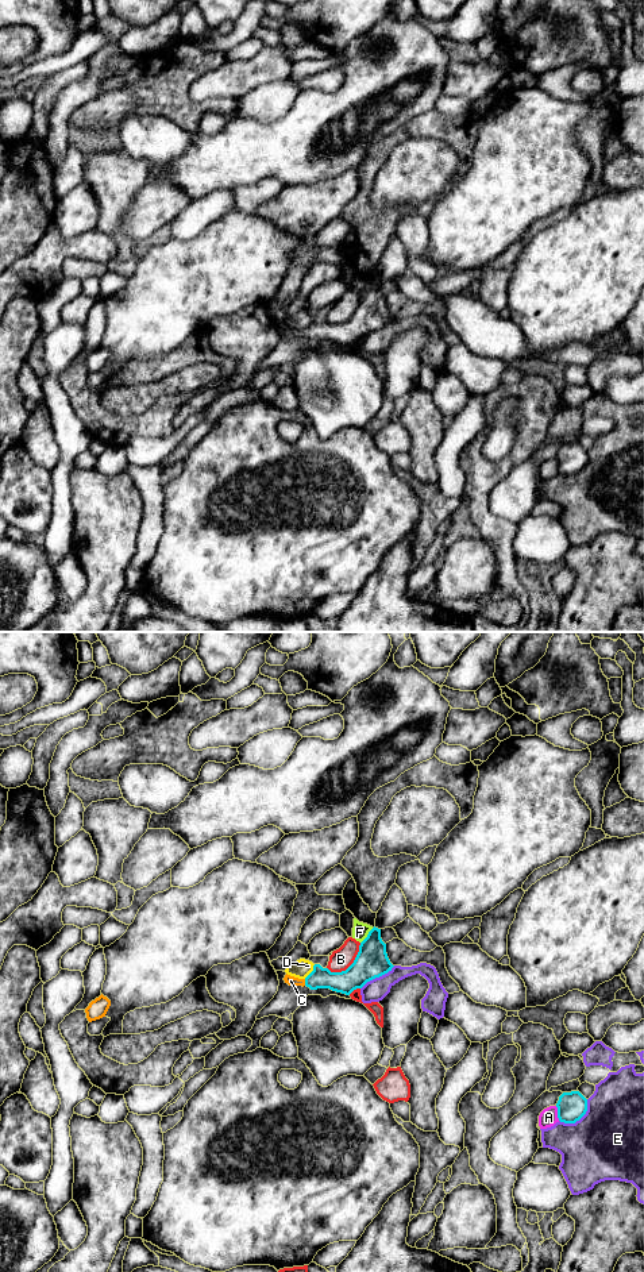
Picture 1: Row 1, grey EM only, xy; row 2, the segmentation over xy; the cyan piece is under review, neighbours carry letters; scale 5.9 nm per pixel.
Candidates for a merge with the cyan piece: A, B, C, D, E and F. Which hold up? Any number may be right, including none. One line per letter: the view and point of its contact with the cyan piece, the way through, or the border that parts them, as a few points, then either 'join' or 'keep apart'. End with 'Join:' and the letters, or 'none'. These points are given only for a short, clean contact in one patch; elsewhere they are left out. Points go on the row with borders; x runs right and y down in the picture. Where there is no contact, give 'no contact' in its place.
A: meets cyan in xy at (558, 1113); keep apart
B: meets cyan in xy at (350, 966); keep apart
C: meets cyan in xy at (305, 982); runs through xy (344, 982), (305, 982), (290, 981); join
D: meets cyan in xy at (312, 971); border along xy (315, 964), (304, 978); keep apart
E: meets cyan in xy at (578, 1120); keep apart
F: meets cyan in xy at (367, 936); border along xy (373, 928), (361, 943); keep apart
Join: C

